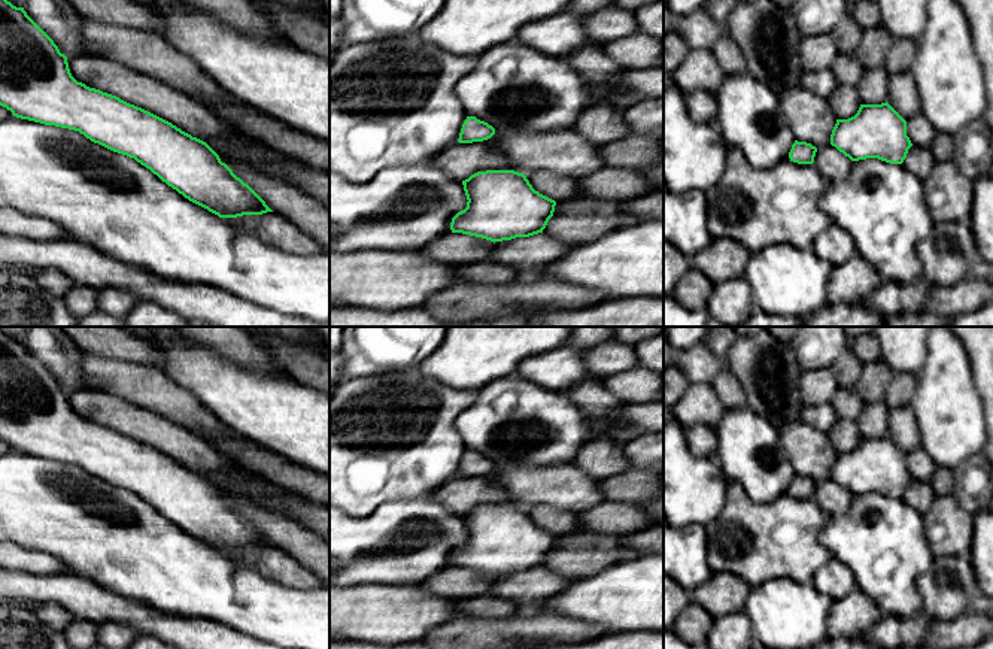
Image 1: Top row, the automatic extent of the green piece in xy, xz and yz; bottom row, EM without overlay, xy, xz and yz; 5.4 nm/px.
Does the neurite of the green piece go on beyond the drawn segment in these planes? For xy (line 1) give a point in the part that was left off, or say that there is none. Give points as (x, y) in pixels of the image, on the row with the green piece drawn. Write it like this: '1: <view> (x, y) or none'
1: none

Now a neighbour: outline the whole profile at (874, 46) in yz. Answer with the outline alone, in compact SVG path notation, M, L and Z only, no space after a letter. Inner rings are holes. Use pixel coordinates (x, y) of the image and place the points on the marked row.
M881 25L871 30L863 30L863 36L854 57L863 69L883 67L892 43L893 37Z

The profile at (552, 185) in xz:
M531 170L523 175L535 191L555 201L580 197L577 181L573 178L559 176L546 170Z

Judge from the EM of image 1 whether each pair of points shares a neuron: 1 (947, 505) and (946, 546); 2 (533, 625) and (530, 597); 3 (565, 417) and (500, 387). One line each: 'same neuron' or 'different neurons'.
1: same neuron
2: different neurons
3: same neuron

